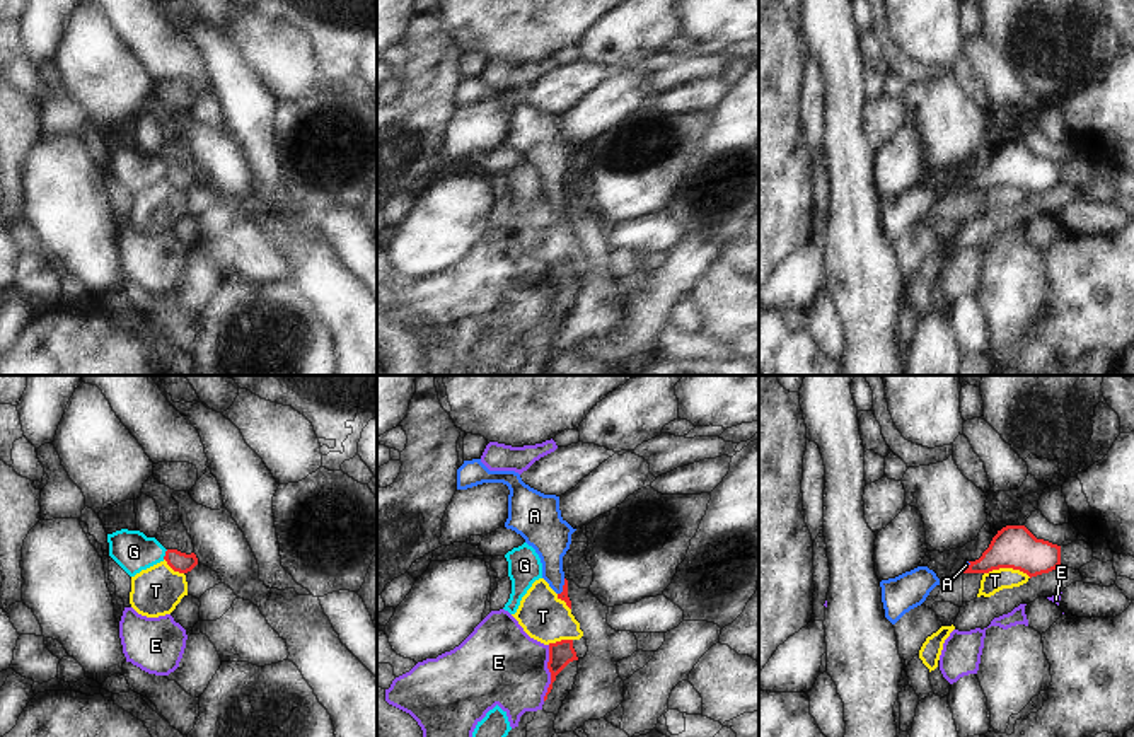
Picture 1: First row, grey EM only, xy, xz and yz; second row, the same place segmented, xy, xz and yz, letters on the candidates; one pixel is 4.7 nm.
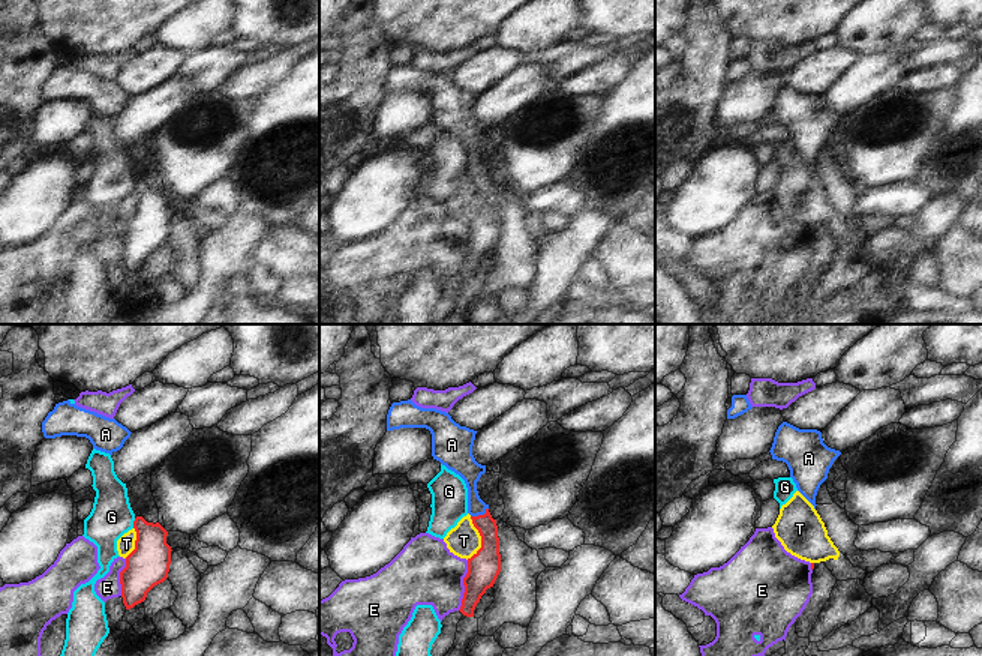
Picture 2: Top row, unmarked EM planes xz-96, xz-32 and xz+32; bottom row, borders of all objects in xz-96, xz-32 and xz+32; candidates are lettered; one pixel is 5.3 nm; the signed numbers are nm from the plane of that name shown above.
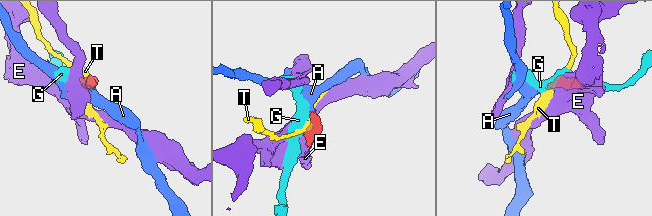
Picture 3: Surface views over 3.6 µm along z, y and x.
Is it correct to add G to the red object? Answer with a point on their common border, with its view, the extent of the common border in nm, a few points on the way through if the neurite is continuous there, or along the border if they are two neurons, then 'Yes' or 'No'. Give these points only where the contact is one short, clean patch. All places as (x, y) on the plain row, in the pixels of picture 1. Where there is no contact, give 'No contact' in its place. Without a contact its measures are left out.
Touches red at xy (166, 173). Shared border 50 nm. No

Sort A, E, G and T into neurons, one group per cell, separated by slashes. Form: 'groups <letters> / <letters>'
groups A / E / G / T

